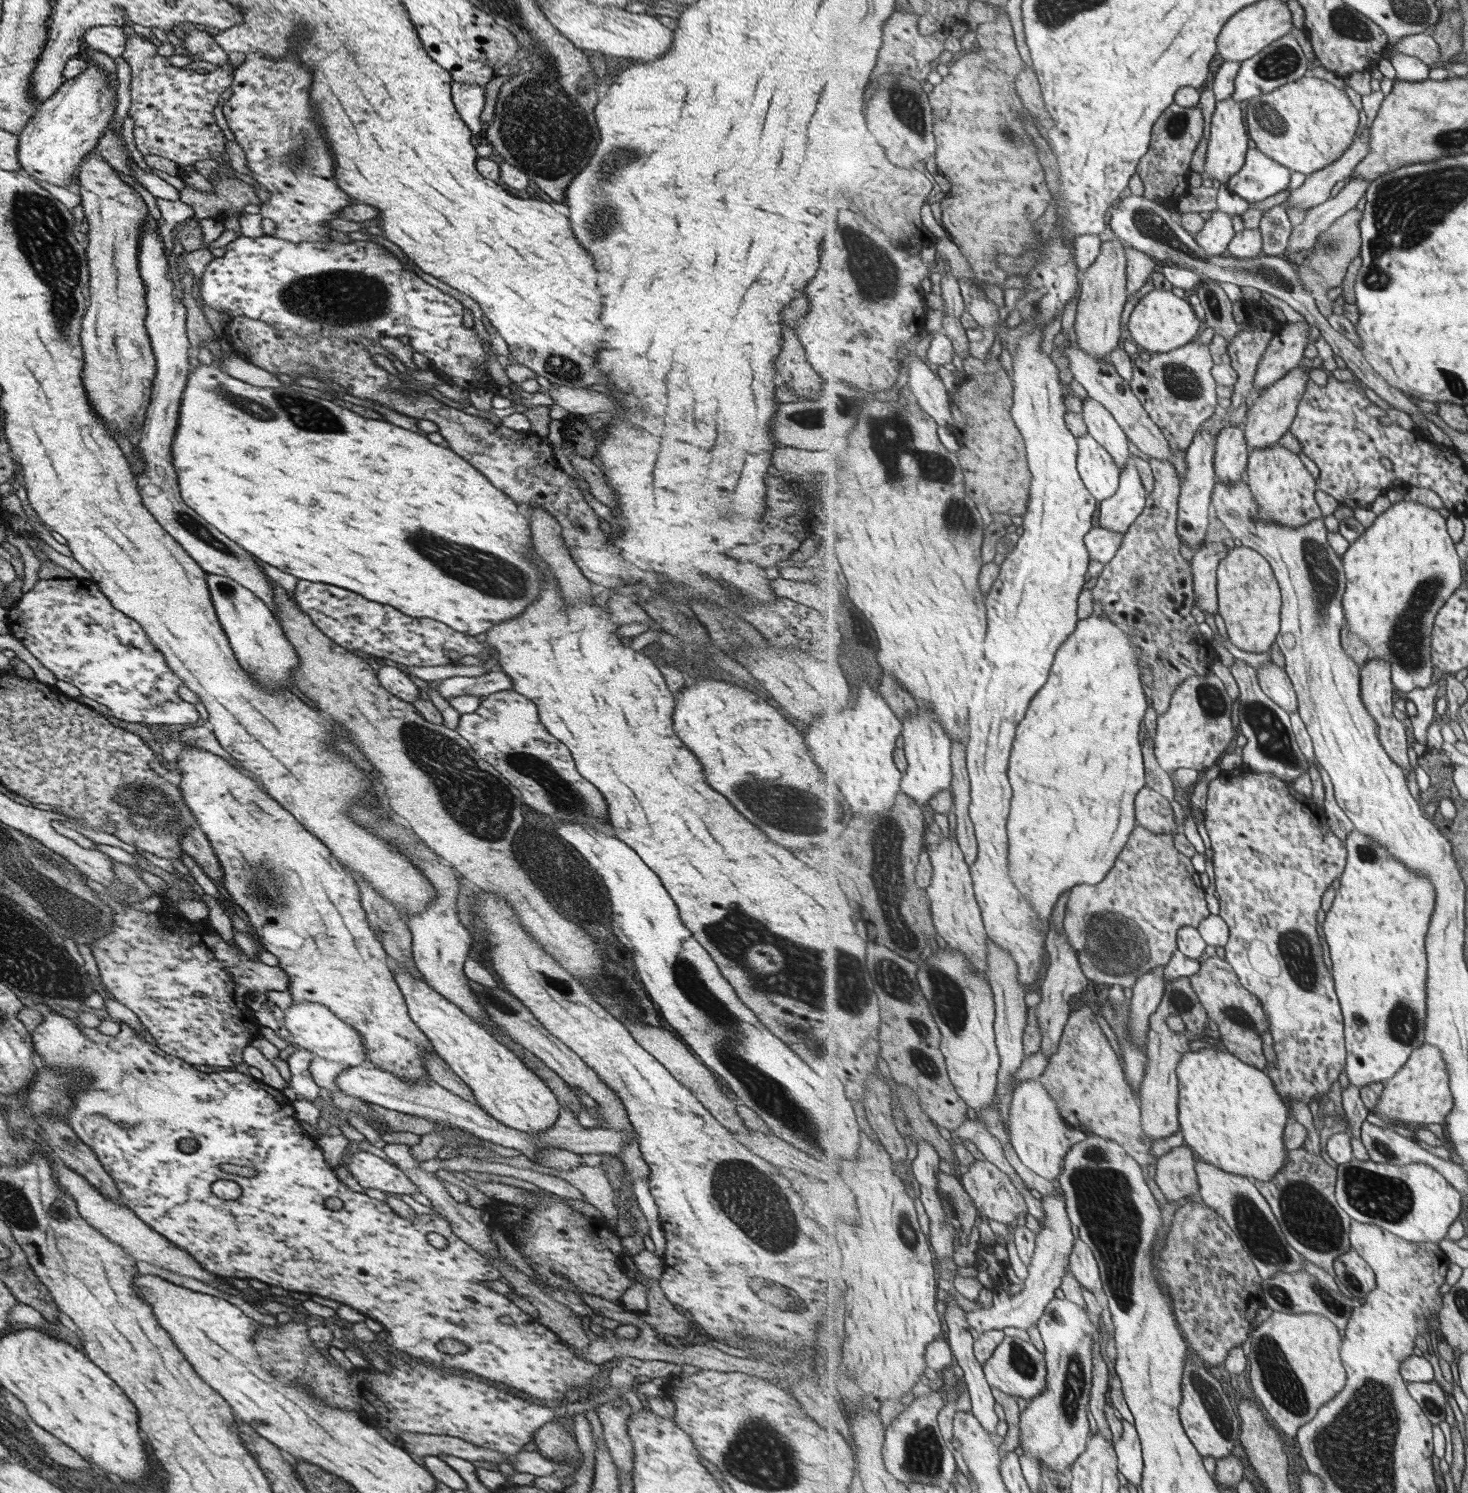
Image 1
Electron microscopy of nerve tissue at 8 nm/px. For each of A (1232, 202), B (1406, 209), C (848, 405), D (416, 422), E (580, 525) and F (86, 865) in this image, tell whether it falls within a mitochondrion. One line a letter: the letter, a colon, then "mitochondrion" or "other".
A: other
B: mitochondrion
C: mitochondrion
D: other
E: mitochondrion
F: mitochondrion

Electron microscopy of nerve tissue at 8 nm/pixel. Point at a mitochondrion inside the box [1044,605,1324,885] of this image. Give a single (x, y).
(1268, 730)

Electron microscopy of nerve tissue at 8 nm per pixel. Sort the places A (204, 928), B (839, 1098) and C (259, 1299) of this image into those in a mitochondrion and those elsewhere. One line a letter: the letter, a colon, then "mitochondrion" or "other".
A: other
B: other
C: other

